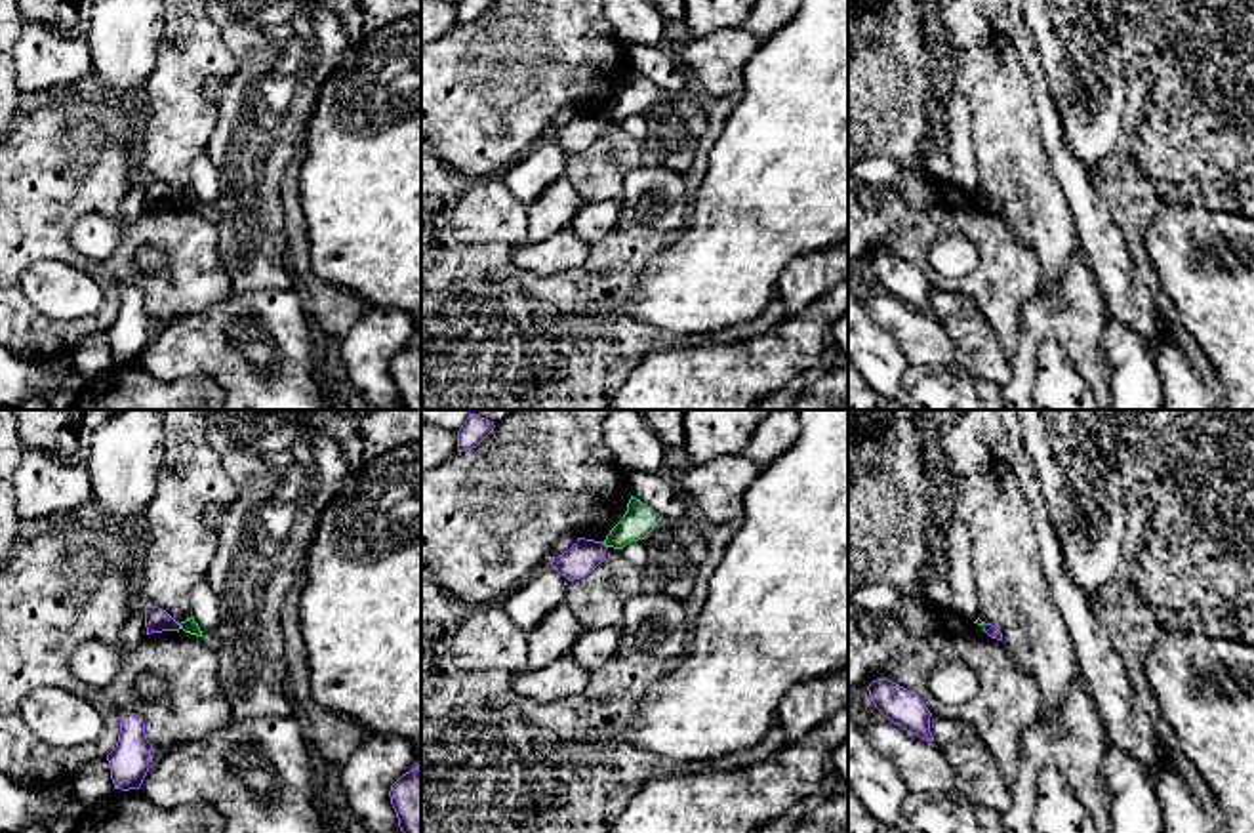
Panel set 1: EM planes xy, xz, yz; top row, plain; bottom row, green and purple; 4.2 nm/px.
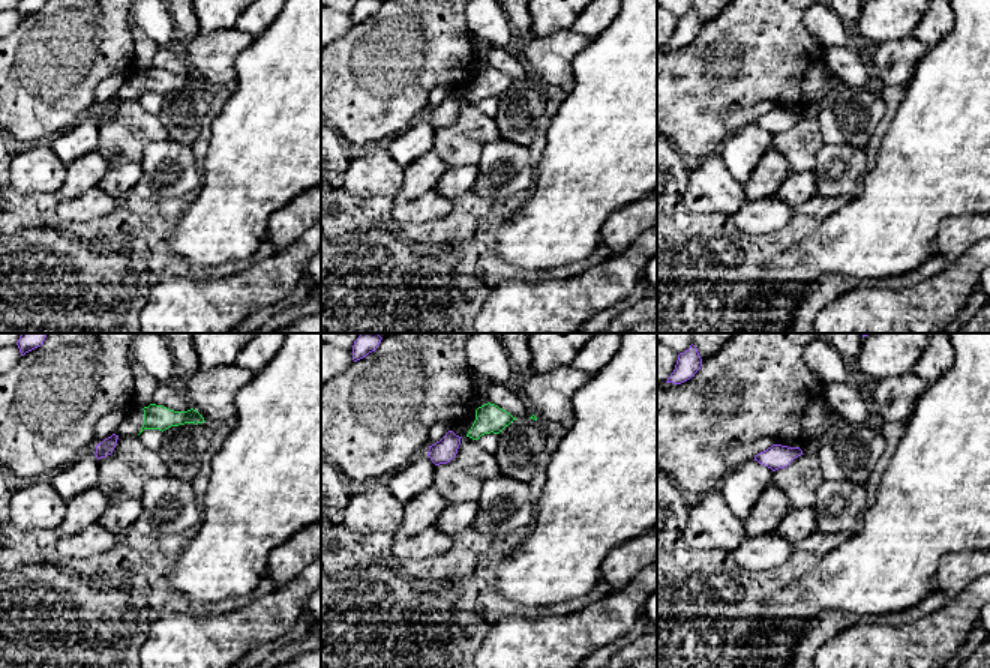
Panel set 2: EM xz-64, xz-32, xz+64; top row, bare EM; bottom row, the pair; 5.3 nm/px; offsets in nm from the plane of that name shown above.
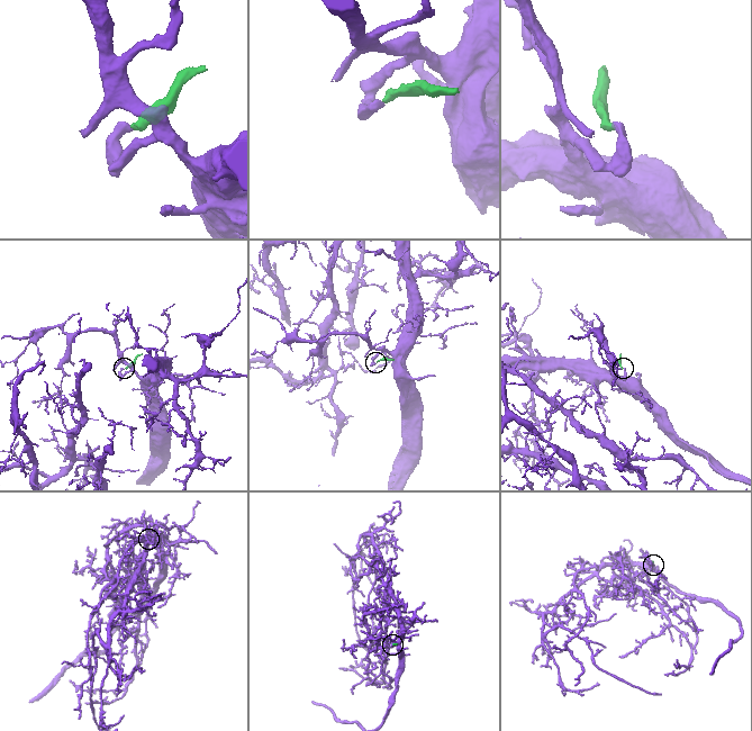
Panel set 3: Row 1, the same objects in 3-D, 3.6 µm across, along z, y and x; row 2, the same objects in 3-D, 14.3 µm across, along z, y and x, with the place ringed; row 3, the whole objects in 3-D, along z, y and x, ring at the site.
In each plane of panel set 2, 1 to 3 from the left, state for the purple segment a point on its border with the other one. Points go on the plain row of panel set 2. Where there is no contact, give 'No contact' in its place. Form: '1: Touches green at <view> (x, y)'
1: No contact
2: No contact
3: No contact

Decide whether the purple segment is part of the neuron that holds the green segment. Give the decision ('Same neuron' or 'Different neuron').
Different neuron

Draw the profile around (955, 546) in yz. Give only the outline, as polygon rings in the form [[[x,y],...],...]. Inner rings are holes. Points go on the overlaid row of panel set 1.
[[[943,490],[941,494],[945,501],[940,509],[938,524],[941,572],[945,574],[953,589],[949,610],[961,620],[976,621],[978,602],[968,524],[951,503],[947,490]]]

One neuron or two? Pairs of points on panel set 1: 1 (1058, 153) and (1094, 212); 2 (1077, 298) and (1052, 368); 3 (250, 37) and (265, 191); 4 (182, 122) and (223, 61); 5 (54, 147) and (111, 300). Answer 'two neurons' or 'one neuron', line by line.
1: one neuron
2: two neurons
3: one neuron
4: one neuron
5: one neuron

